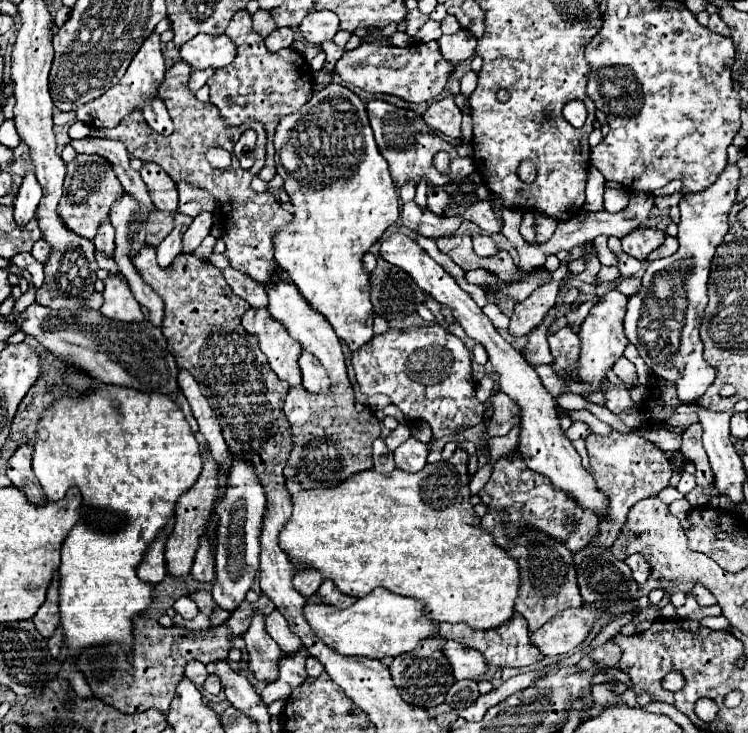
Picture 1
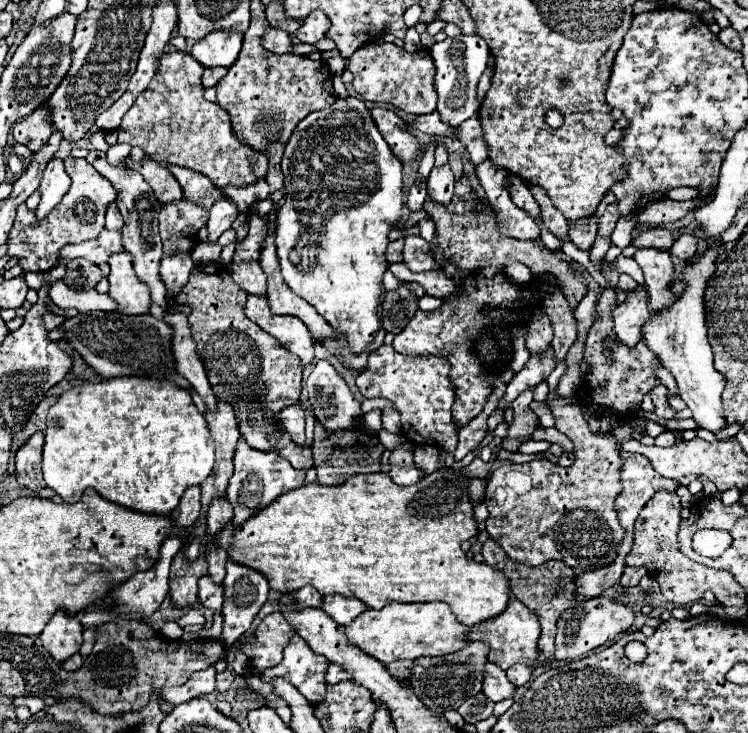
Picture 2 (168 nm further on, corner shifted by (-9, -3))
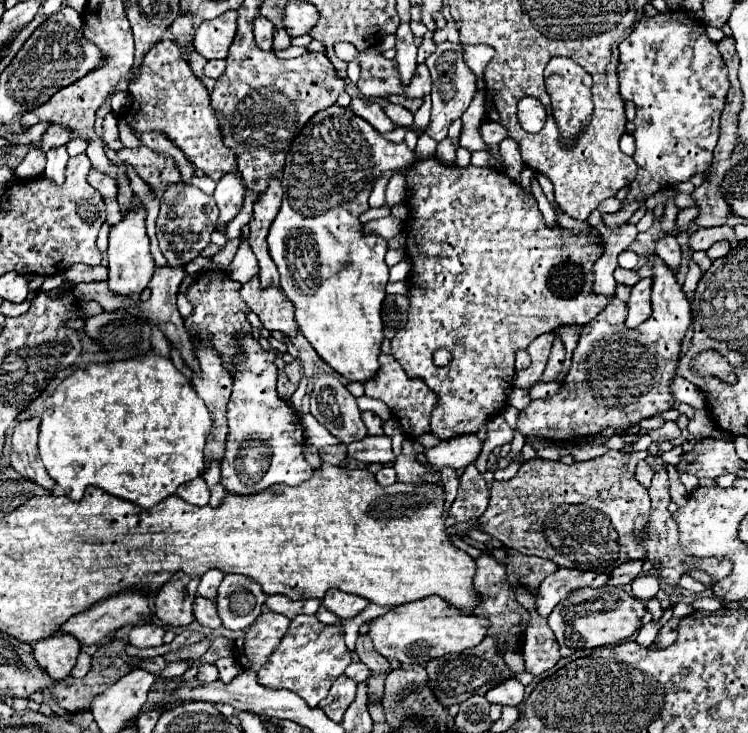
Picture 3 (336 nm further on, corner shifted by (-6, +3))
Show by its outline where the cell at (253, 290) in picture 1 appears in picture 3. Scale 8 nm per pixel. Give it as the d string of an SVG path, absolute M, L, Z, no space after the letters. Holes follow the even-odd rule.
M241 236L241 244L239 244L239 250L233 258L233 262L229 264L229 276L241 284L249 282L253 276L259 274L259 266L257 266L257 258L247 242L245 236Z

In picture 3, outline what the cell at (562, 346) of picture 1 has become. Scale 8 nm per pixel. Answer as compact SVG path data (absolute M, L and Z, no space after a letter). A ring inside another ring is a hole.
M609 450L599 458L563 464L542 458L527 460L521 464L519 472L511 480L493 480L491 498L485 514L479 518L481 530L491 534L503 546L519 550L521 554L533 554L555 562L563 568L611 572L617 564L625 560L643 560L645 552L635 542L635 530L643 528L649 518L649 494L633 478L635 466L643 458L623 458L621 450Z

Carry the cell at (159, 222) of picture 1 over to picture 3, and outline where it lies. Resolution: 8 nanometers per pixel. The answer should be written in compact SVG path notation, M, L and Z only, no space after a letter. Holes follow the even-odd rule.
M171 184L161 194L161 212L157 218L157 238L163 256L167 258L169 266L185 266L193 258L201 254L201 250L209 244L209 234L215 230L217 224L217 206L213 196L207 196L195 186L189 184Z

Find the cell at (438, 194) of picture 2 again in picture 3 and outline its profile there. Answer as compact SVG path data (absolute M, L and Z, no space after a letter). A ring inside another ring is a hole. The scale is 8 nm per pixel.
M447 138L445 142L441 142L441 144L437 146L437 160L439 160L441 164L445 164L445 166L453 166L453 164L455 164L455 150L457 150L457 146L453 146L453 144L449 142L449 138Z

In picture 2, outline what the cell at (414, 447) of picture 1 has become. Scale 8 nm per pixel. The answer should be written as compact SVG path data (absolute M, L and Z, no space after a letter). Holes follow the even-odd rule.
M392 466L390 468L390 478L392 478L392 482L396 482L396 484L416 484L424 474L422 474L422 470L418 470L418 468L404 468L404 466Z

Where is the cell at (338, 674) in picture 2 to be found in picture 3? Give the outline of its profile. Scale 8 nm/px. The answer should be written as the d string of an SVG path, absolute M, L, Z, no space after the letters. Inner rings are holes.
M351 662L351 664L345 668L345 674L347 674L349 678L353 678L355 682L365 682L365 680L369 678L369 670L367 670L367 666L361 664L361 662Z

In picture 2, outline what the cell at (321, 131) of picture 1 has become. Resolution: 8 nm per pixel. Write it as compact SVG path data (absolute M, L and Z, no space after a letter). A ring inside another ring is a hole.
M338 98L332 106L324 108L324 110L318 110L318 112L312 112L308 114L294 130L294 134L290 136L288 144L286 144L286 152L284 152L284 158L282 158L282 172L284 172L284 192L286 192L286 198L284 198L284 204L282 208L278 210L278 220L276 220L276 252L278 252L278 260L280 260L280 266L282 266L282 276L284 276L284 282L288 284L288 288L298 294L300 298L304 298L308 304L312 304L316 308L316 312L320 316L324 316L324 320L332 326L334 330L334 338L324 338L322 340L322 346L334 354L336 358L340 358L340 362L350 368L350 370L356 370L356 372L362 372L366 368L366 360L368 360L368 354L372 350L376 350L382 342L384 342L384 336L386 331L381 326L381 320L377 315L377 308L381 308L381 304L384 300L384 292L382 291L382 278L384 278L384 272L388 270L388 262L384 258L384 252L386 252L386 246L388 246L388 232L394 228L392 224L396 224L400 220L400 212L404 208L404 190L402 190L402 162L392 154L392 150L386 146L382 134L378 132L368 108L364 106L362 100L358 98L348 98L348 100L342 100ZM346 322L354 322L358 328L362 326L368 326L368 324L380 324L376 334L374 334L374 340L366 344L366 350L360 352L360 354L354 354L346 342Z

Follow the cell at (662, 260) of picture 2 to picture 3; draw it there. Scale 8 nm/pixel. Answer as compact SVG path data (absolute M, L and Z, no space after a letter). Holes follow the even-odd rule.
M655 254L643 258L653 270L651 318L637 328L625 328L623 320L615 322L615 298L609 298L609 306L605 306L583 328L579 344L573 352L573 364L561 384L561 392L545 400L531 400L531 404L521 410L517 422L521 434L539 434L549 440L565 440L571 432L589 436L603 432L607 426L621 432L635 426L643 418L675 408L675 400L669 394L669 382L675 376L683 336L691 326L691 306L685 292L677 284L673 270Z

